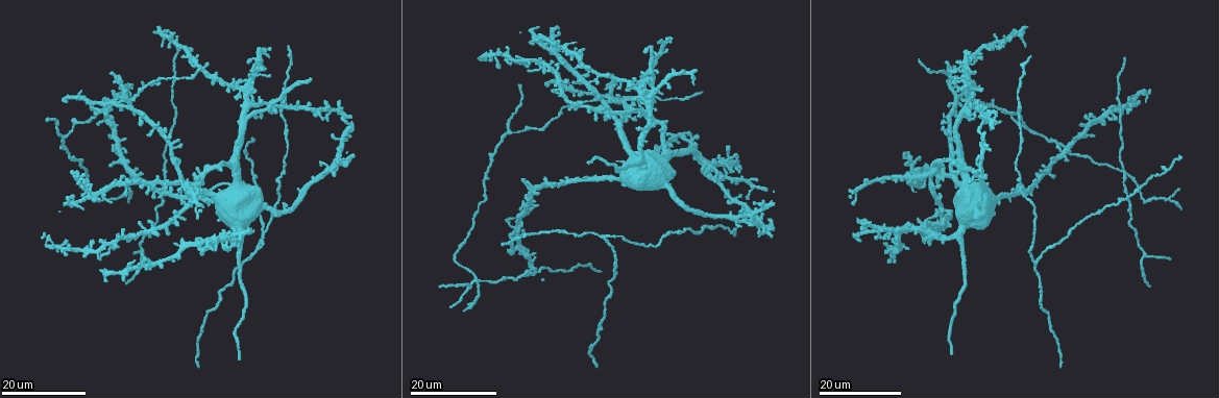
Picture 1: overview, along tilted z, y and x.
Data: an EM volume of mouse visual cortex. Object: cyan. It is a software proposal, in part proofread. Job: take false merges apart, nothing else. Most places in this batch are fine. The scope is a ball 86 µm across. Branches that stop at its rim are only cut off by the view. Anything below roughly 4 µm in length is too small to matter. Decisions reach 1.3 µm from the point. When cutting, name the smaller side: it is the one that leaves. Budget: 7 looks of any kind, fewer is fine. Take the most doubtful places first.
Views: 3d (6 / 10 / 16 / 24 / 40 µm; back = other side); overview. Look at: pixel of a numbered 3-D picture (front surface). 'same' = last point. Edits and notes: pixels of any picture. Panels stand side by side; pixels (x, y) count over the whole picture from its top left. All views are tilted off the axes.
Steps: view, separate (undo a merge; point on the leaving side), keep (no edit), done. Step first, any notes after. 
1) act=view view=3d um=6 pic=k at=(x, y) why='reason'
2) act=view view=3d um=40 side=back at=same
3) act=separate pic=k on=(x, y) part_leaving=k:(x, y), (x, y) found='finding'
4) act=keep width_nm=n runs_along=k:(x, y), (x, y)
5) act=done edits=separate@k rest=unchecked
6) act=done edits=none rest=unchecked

act=view view=3d um=16 pic=1 at=(250, 259) why='branch point'

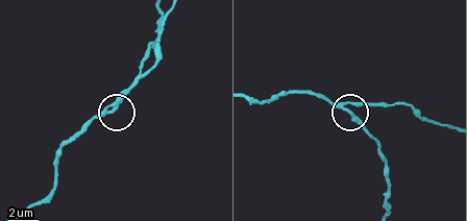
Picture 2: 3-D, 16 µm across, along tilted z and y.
act=view view=3d um=6 pic=2 at=(112, 109)

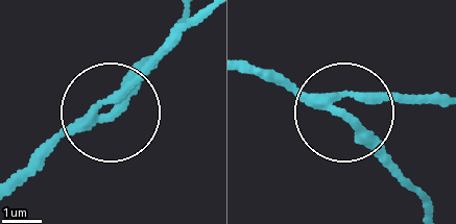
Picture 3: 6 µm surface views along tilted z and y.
act=keep side_arm_um=36 runs_along=3:(442, 99), (338, 112), (252, 67) found='one neuron here'

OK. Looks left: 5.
act=view view=3d um=16 pic=1 at=(545, 66) why='thin arm on a thick one'

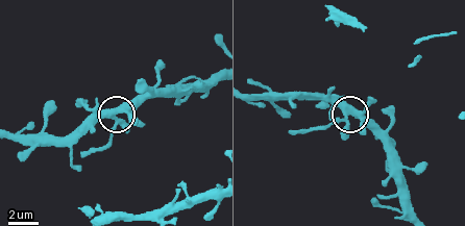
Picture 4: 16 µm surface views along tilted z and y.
act=view view=3d um=6 pic=4 at=(342, 114)

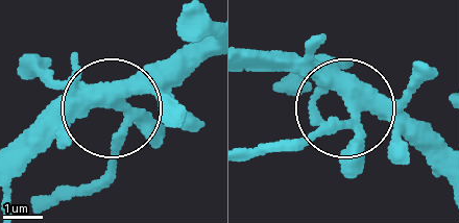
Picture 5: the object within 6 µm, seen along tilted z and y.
act=keep arms=4 runs_along=5:(437, 154), (358, 107), (296, 149) found='continuous, no second neuron'

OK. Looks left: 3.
act=view view=3d um=16 pic=1 at=(136, 97) why='three arms meet'

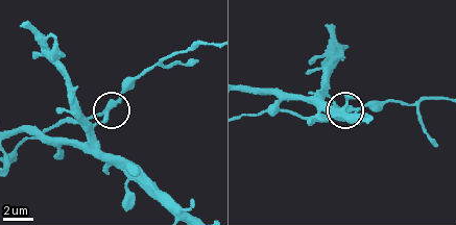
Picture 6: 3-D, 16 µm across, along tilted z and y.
act=view view=3d um=6 pic=6 at=(107, 107)

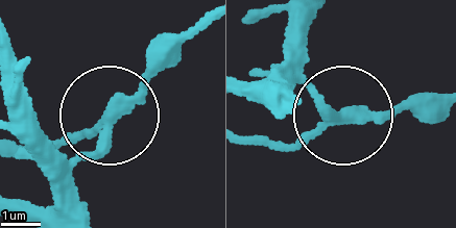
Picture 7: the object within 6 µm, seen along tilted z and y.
act=keep arms=3 runs_along=7:(80, 205), (76, 166), (176, 51) found='all the same neuron'

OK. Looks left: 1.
act=done edits=none rest=unchecked

